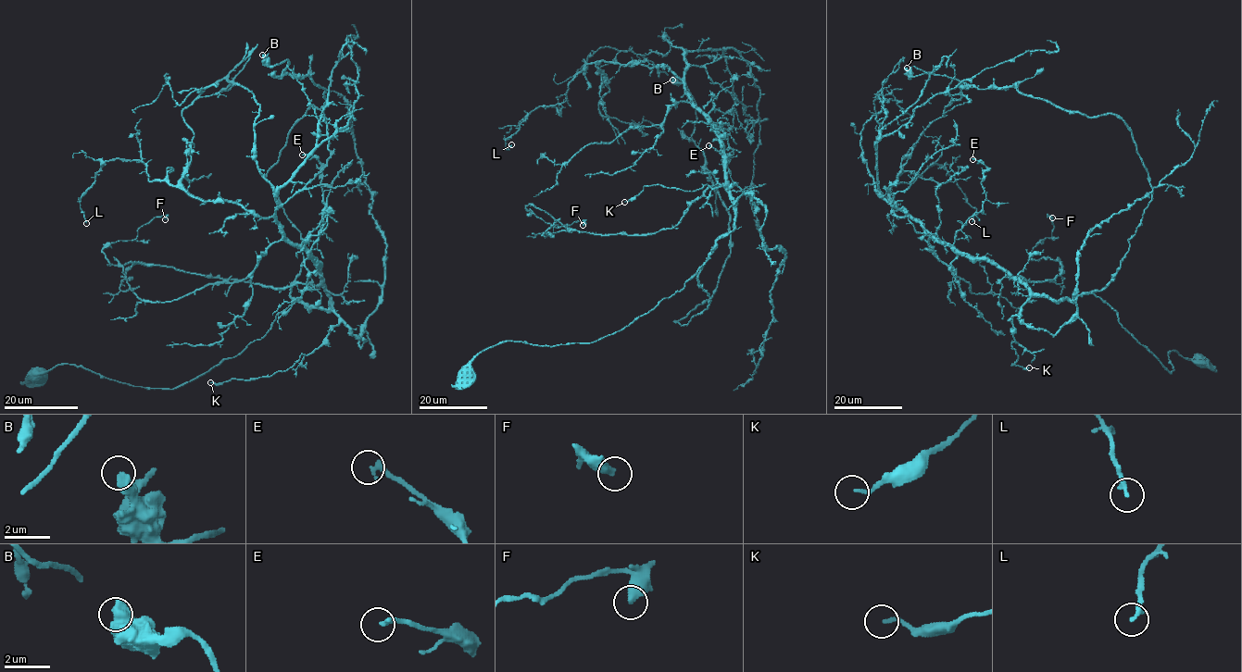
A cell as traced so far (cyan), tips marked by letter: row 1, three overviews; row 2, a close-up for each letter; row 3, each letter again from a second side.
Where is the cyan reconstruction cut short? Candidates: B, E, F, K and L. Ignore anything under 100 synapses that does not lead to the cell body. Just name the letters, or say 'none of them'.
none of them

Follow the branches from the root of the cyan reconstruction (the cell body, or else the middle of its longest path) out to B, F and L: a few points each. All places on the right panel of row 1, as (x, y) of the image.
B: (1201, 361), (1172, 351), (1170, 373), (1094, 292), (1151, 199), (1121, 118), (907, 68)
F: (1201, 361), (1172, 351), (1170, 373), (1100, 298), (1051, 301), (1012, 280), (1062, 272), (1032, 258), (1052, 217)
L: (1201, 361), (1172, 351), (1170, 373), (1100, 298), (1039, 297), (896, 217), (888, 190), (940, 165), (972, 221)

